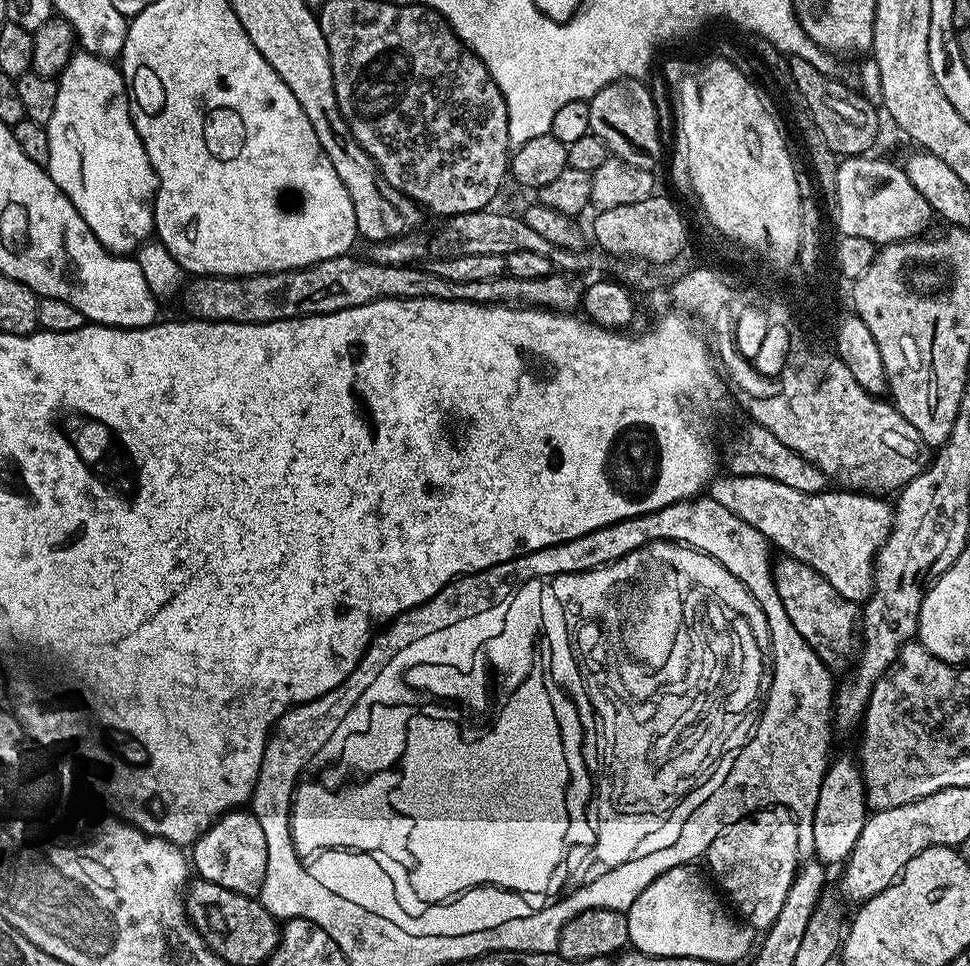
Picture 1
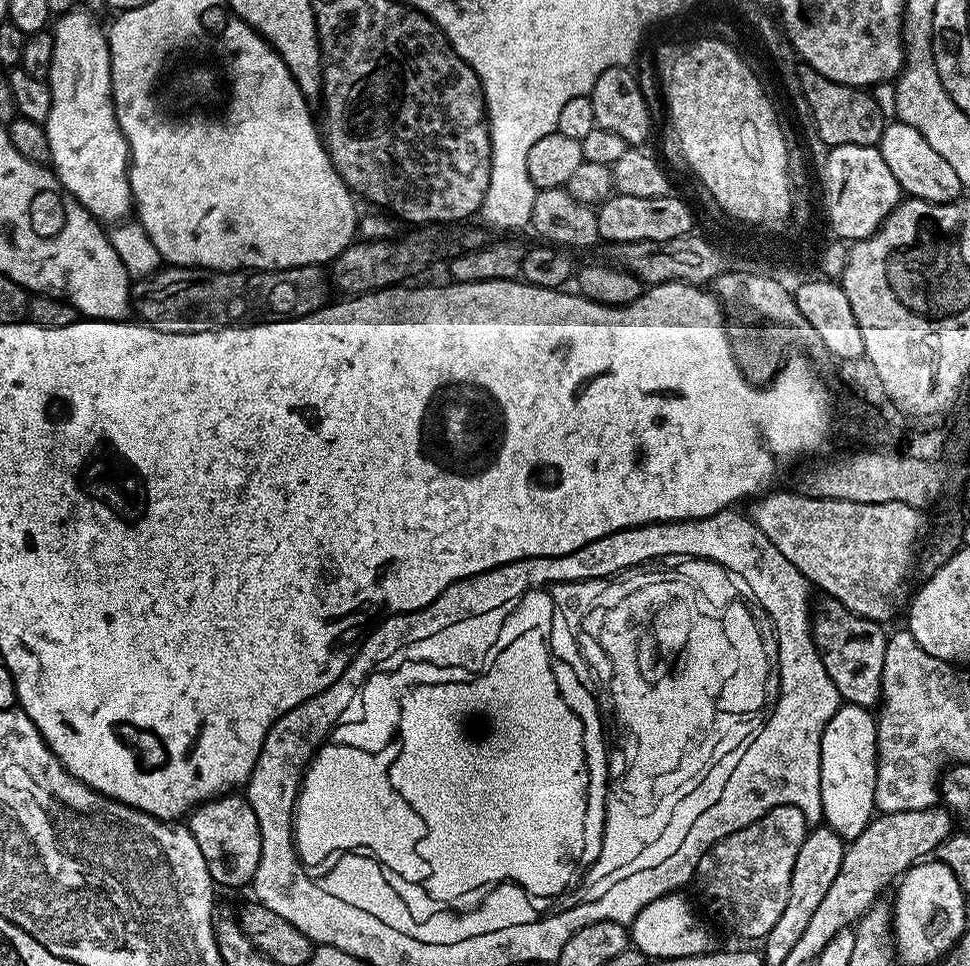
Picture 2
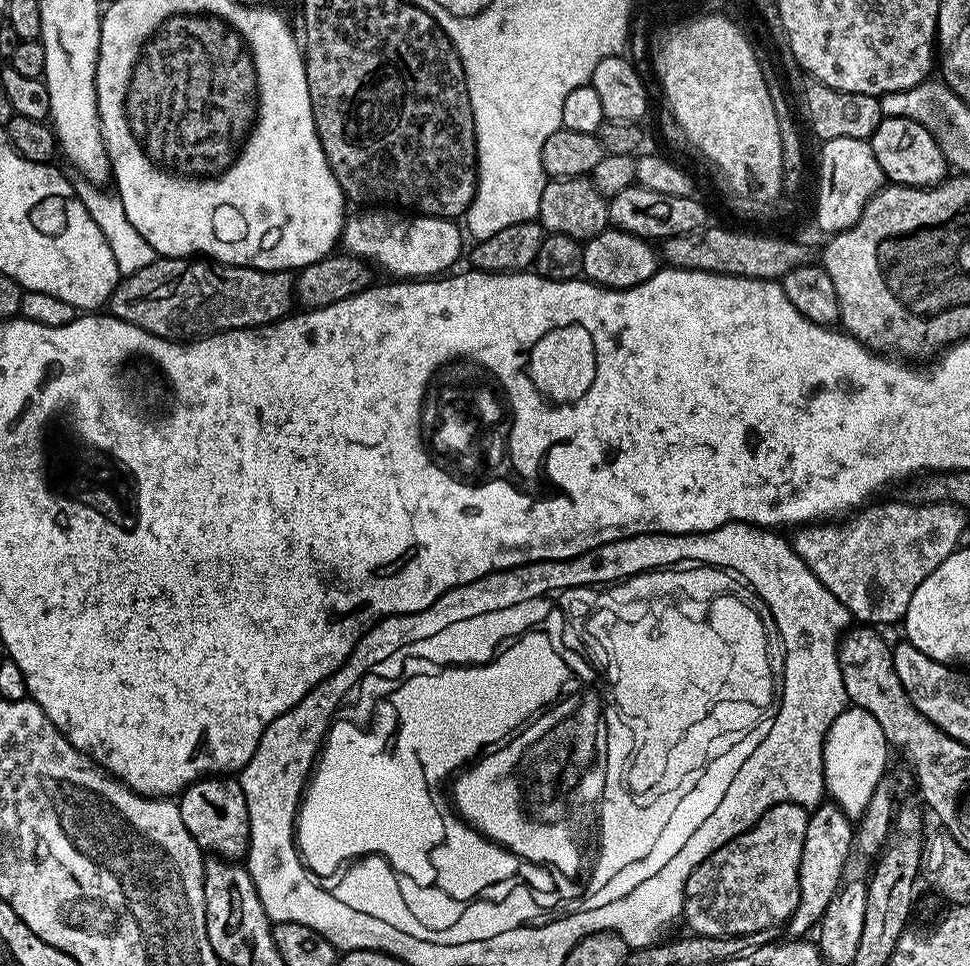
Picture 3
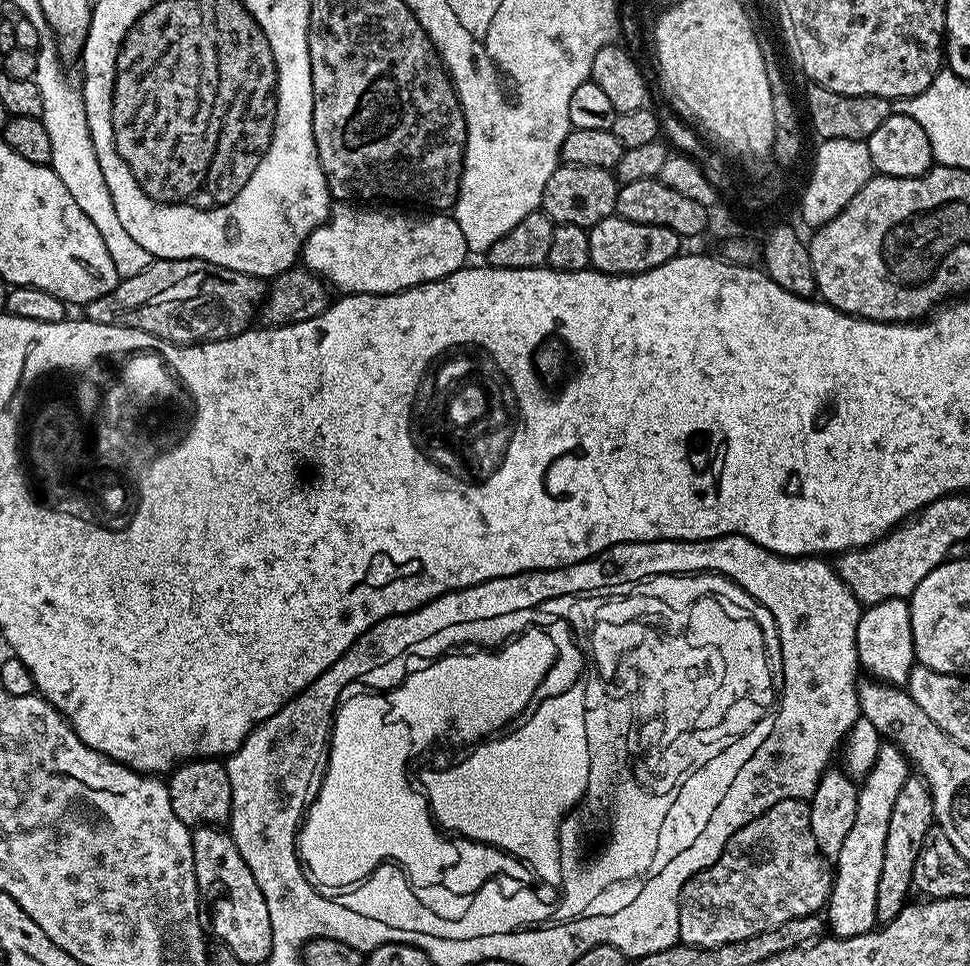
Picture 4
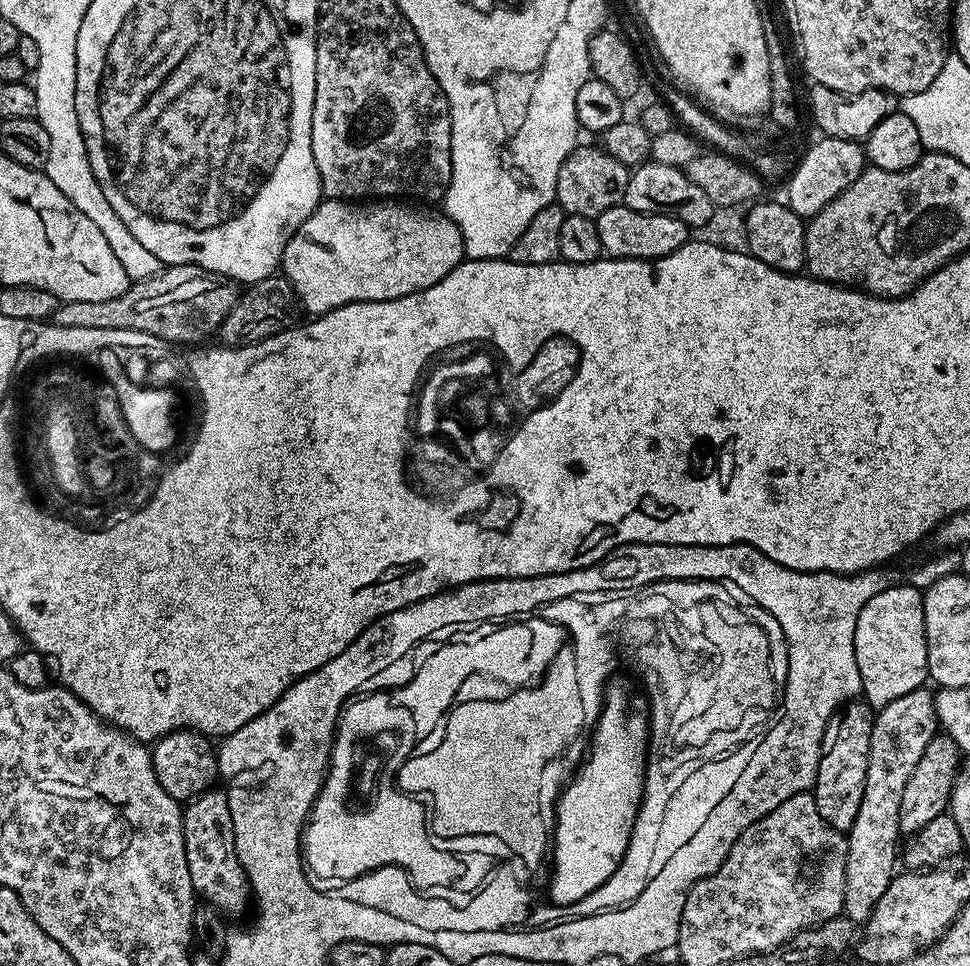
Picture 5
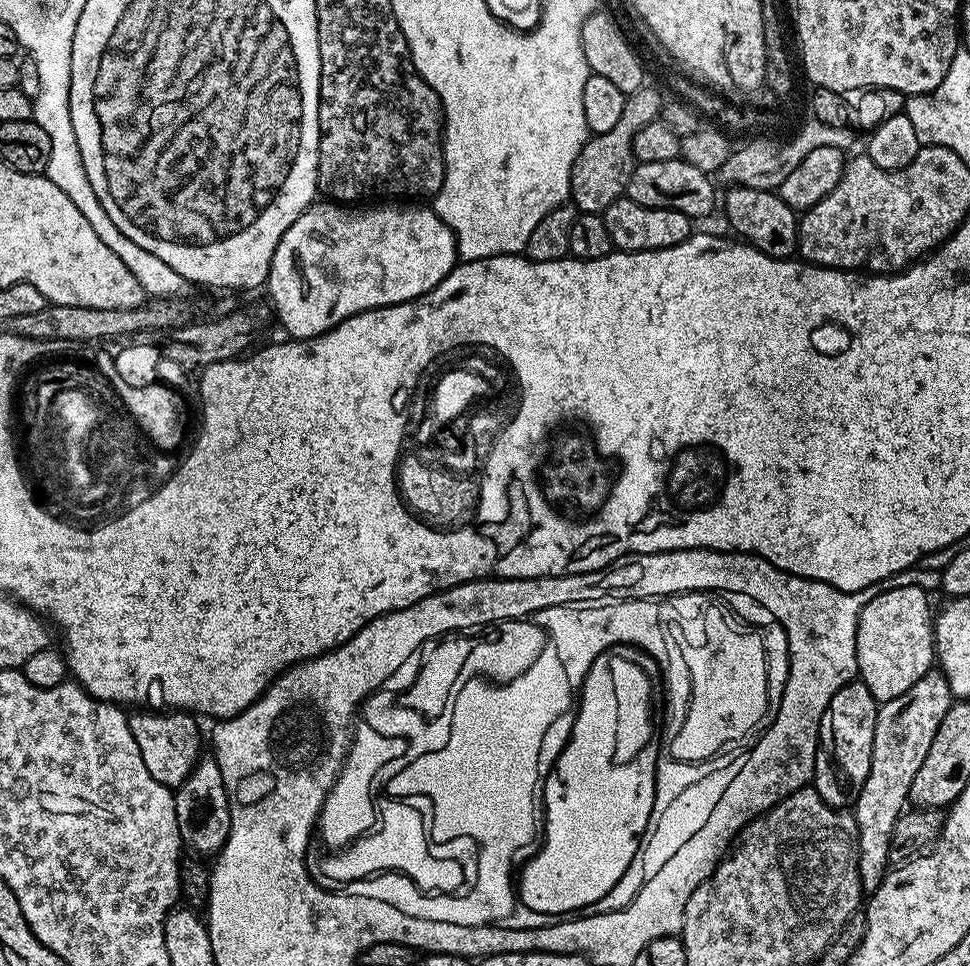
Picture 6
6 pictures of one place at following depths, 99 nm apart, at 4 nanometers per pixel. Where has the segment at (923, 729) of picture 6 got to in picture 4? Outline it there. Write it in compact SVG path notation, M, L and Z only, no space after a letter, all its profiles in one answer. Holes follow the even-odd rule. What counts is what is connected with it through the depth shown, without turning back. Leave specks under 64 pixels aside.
M892 742L881 743L874 766L862 777L858 788L858 814L842 850L834 857L832 892L826 905L826 924L833 937L845 940L861 936L877 927L878 877L882 875L882 857L886 851L886 830L890 827L890 813L894 801L906 786L910 775L910 761L903 747Z

